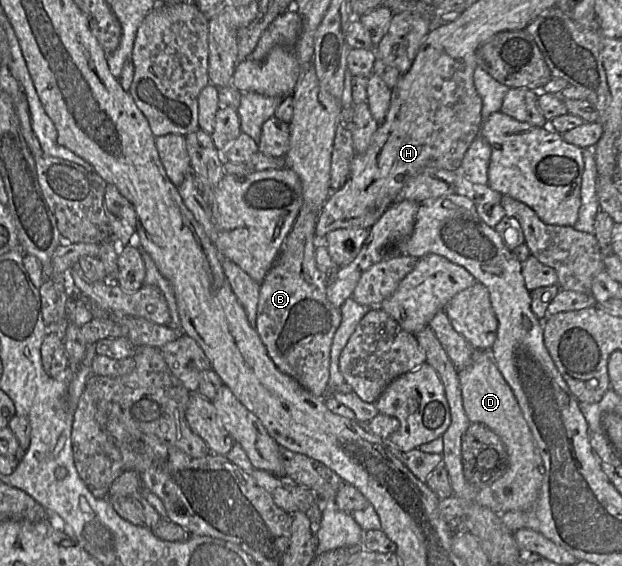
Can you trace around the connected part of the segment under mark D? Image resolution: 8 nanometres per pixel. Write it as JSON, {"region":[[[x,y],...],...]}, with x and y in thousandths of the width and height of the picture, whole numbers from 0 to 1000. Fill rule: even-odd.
{"region":[[[762,618],[757,640],[736,654],[744,721],[752,740],[757,747],[781,751],[799,767],[817,802],[812,836],[789,857],[772,862],[764,883],[801,908],[812,908],[820,901],[846,905],[865,878],[867,823],[862,814],[860,783],[831,705],[791,634],[788,620]]]}

